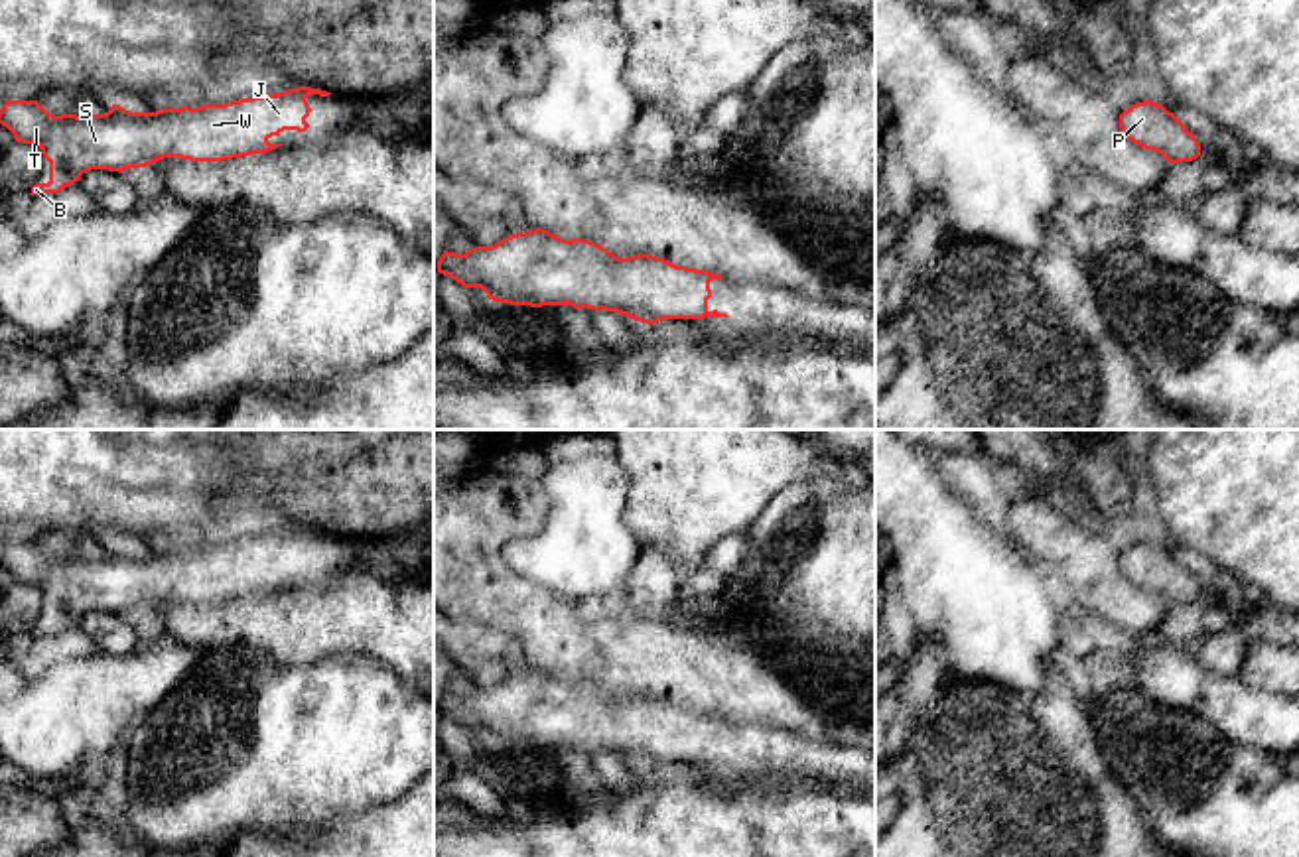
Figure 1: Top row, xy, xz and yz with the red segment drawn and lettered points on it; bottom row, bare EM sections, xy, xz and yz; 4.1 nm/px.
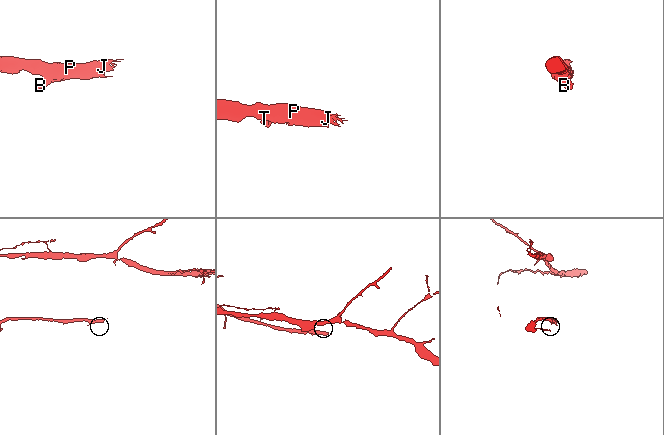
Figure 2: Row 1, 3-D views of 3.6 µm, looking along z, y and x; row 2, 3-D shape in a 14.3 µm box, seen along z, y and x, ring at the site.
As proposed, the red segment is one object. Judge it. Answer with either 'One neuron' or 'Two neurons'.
One neuron

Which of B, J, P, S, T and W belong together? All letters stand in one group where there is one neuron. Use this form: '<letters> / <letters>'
B J P S T W

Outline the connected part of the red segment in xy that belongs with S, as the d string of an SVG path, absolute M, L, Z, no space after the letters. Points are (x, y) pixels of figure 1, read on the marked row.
M298 87L276 95L231 100L225 104L205 104L197 108L162 108L156 112L130 112L112 104L104 114L49 114L37 100L8 100L0 108L0 124L6 126L16 142L35 144L49 162L49 181L35 183L30 195L59 193L79 181L91 169L124 171L146 167L164 158L191 162L223 162L252 154L266 154L284 144L270 144L272 136L284 130L306 132L306 118L311 108L309 95L329 97L331 93L311 87Z

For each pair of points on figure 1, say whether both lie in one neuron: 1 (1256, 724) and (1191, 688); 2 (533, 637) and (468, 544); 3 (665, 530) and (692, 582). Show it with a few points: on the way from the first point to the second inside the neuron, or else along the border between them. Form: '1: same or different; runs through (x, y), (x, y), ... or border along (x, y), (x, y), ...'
1: same; runs through (1240, 712), (1223, 698), (1207, 694)
2: same; runs through (505, 615), (493, 615), (468, 590), (468, 572)
3: different; border along (700, 566), (686, 574)

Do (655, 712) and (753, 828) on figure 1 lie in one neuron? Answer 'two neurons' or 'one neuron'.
two neurons

